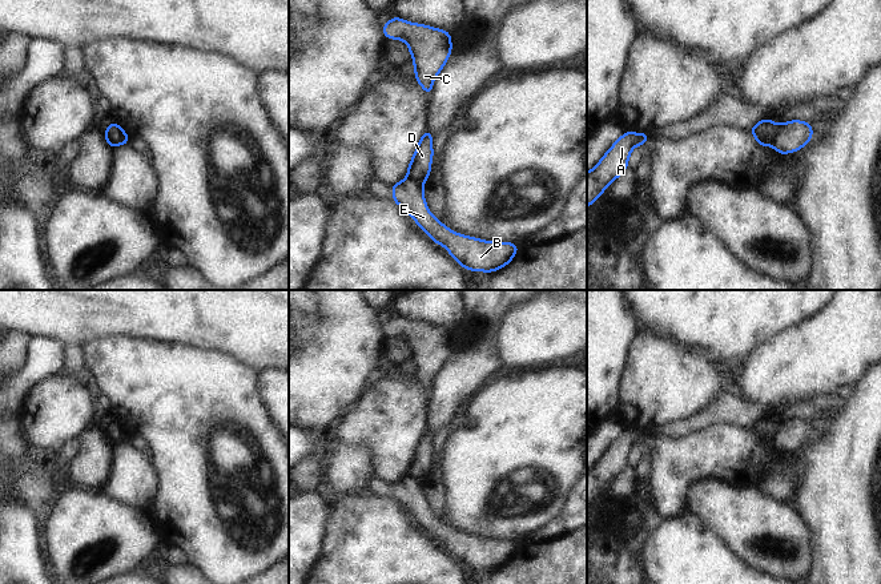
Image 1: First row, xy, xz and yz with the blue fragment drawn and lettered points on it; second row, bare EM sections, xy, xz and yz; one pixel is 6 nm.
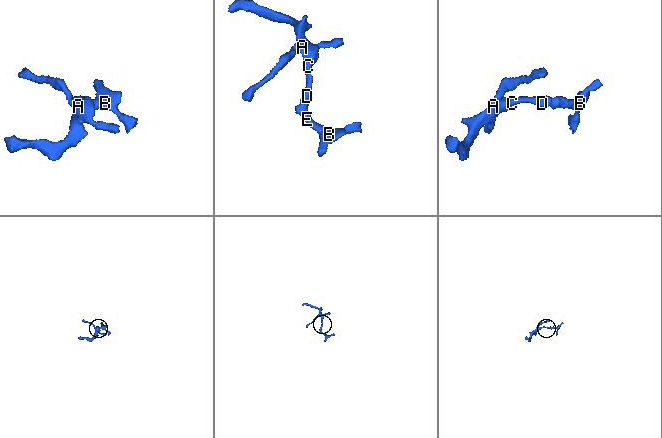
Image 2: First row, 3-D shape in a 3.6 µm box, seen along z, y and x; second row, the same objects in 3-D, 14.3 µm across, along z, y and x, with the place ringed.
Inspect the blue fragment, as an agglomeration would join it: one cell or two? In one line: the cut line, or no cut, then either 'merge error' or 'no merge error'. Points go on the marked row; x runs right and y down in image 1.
cut in yz along (780, 125), (772, 144); merge error

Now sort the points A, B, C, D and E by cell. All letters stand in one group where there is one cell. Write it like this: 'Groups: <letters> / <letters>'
Groups: A C D / B E.

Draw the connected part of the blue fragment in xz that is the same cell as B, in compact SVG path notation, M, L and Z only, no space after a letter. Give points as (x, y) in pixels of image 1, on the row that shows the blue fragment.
M405 178L391 185L393 201L409 213L429 237L446 247L451 257L464 269L492 273L504 267L515 257L519 246L510 242L488 242L456 234L438 221L427 209L423 184Z

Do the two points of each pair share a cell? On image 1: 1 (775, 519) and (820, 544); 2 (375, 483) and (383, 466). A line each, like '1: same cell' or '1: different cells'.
1: different cells
2: different cells

